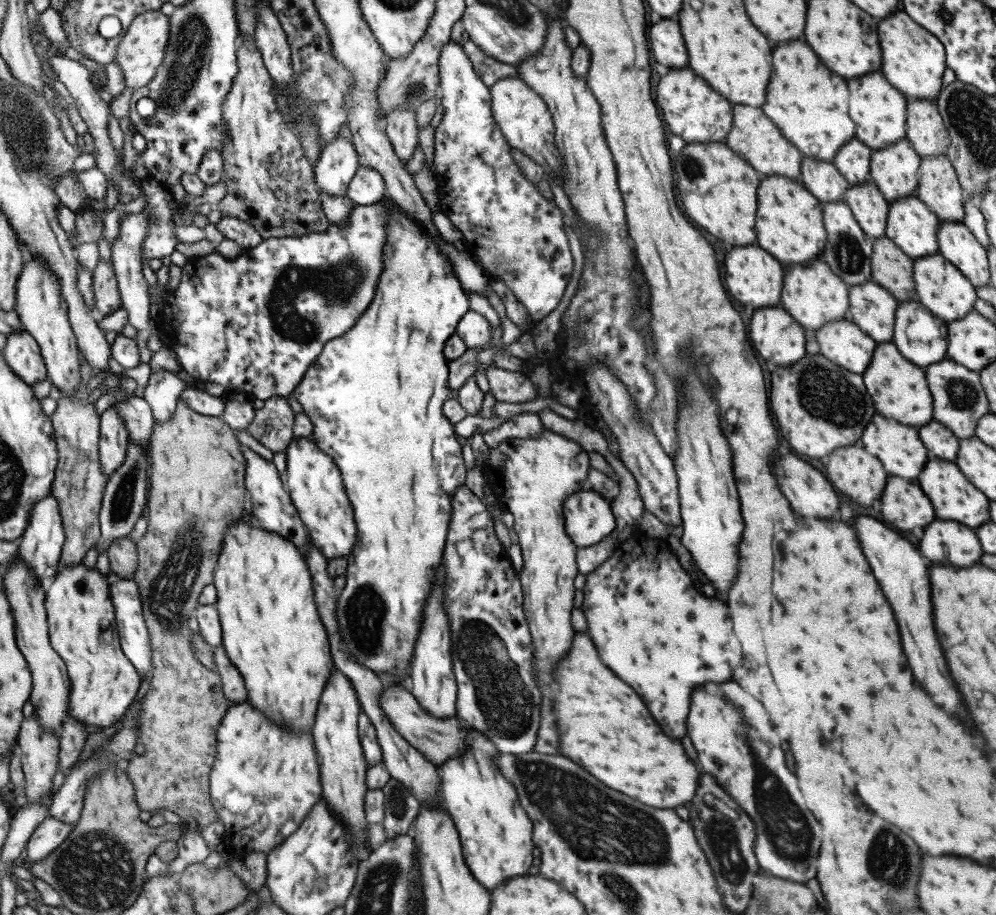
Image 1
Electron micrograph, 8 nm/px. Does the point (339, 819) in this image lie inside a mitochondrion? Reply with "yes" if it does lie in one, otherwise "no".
no

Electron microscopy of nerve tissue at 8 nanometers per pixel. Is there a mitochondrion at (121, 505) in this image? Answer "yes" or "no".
yes

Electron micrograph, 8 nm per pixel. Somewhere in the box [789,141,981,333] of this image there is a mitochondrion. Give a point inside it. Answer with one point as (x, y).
(849, 257)

